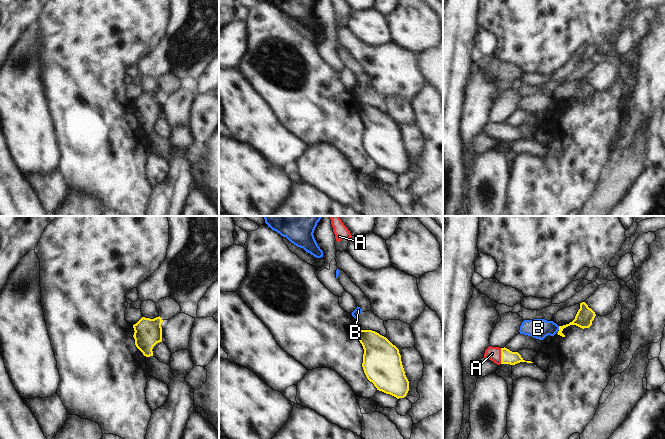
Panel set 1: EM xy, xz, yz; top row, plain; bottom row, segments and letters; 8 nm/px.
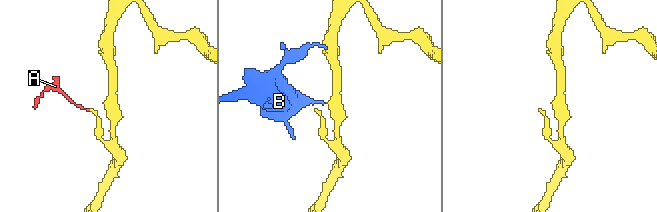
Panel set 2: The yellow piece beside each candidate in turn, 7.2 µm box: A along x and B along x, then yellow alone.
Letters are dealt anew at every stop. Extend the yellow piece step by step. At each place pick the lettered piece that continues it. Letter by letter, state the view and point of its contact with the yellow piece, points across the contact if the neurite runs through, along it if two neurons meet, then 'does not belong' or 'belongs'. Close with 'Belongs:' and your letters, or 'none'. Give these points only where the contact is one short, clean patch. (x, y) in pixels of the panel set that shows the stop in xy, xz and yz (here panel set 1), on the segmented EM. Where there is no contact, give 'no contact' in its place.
A: contact yz (501, 356); belongs
B: contact yz (559, 328); border yz (558, 326), (559, 329); does not belong
Belongs: A

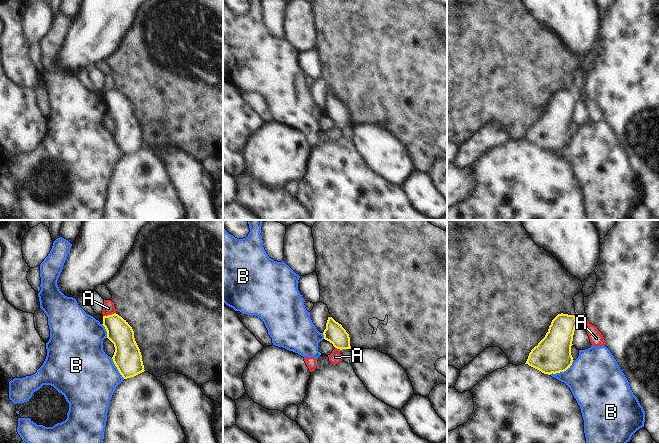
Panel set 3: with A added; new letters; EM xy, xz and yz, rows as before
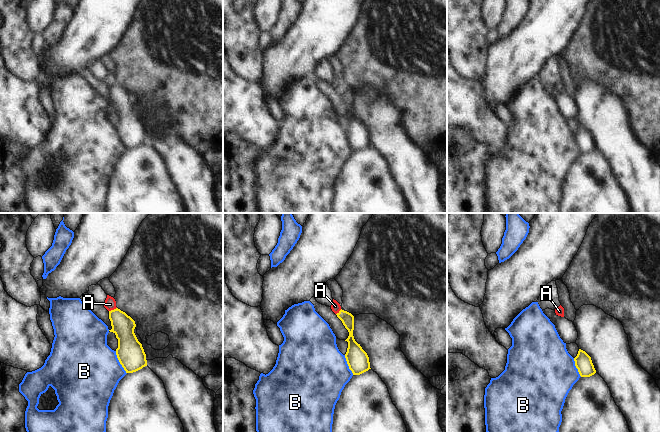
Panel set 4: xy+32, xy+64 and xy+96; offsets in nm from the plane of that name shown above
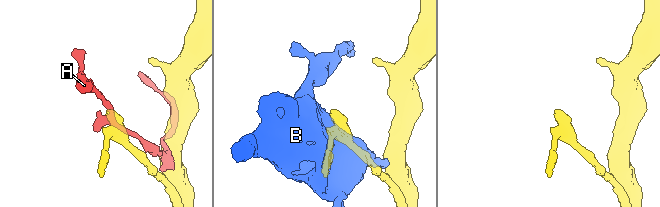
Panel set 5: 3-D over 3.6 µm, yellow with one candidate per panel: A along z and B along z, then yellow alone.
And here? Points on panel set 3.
A: contact xy (109, 315); does not belong
B: contact yz (562, 371); does not belong
Belongs: none

